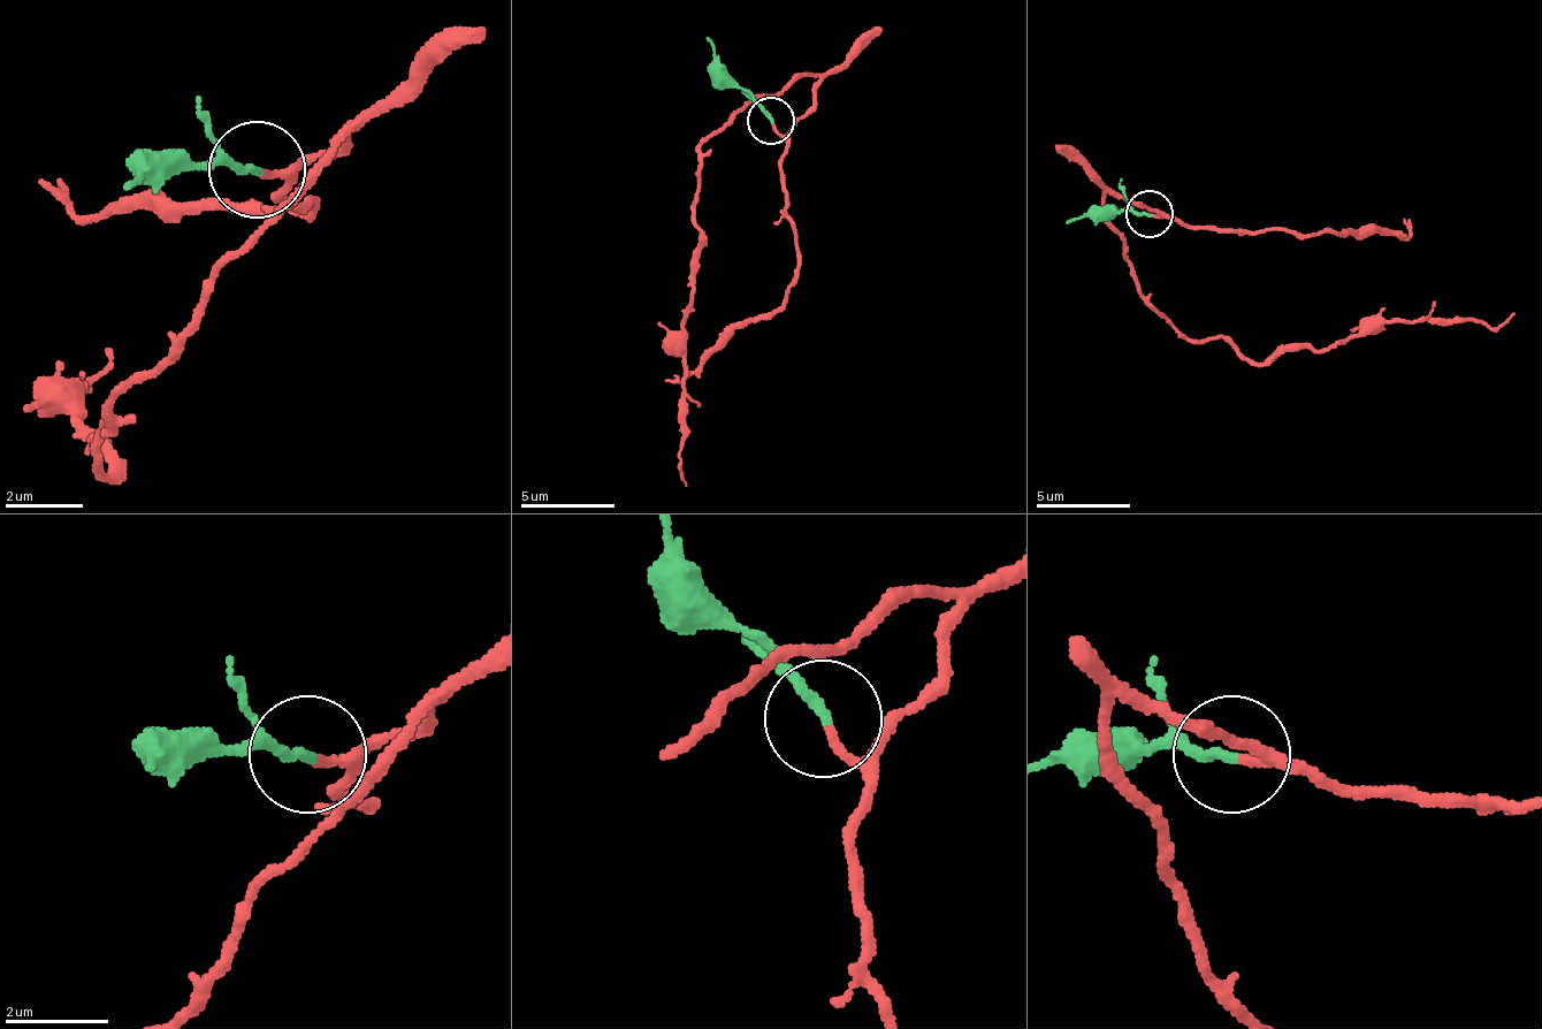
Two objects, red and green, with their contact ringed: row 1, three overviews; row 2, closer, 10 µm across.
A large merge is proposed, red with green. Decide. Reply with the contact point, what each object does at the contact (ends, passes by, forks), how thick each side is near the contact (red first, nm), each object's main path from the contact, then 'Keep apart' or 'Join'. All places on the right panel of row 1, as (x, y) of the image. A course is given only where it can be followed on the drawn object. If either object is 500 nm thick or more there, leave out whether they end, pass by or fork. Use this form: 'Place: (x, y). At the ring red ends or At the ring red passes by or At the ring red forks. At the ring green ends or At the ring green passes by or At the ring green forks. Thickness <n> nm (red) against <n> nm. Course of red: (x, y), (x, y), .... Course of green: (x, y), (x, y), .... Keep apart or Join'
Place: (1150, 214). At the ring red ends. At the ring green ends. Thickness 160 nm (red) against 220 nm. Course of red: (1153, 218), (1111, 193), (1138, 292), (1247, 359), (1517, 312). Course of green: (1149, 213), (1086, 213), (1068, 222). Join

